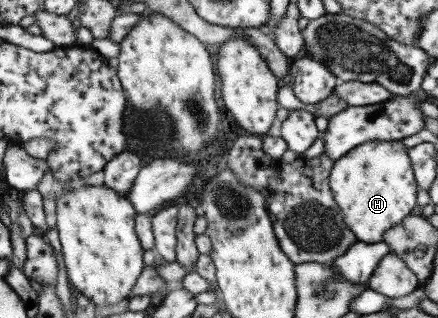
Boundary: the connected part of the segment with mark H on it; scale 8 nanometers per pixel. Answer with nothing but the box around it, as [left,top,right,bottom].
[327,140,418,242]

